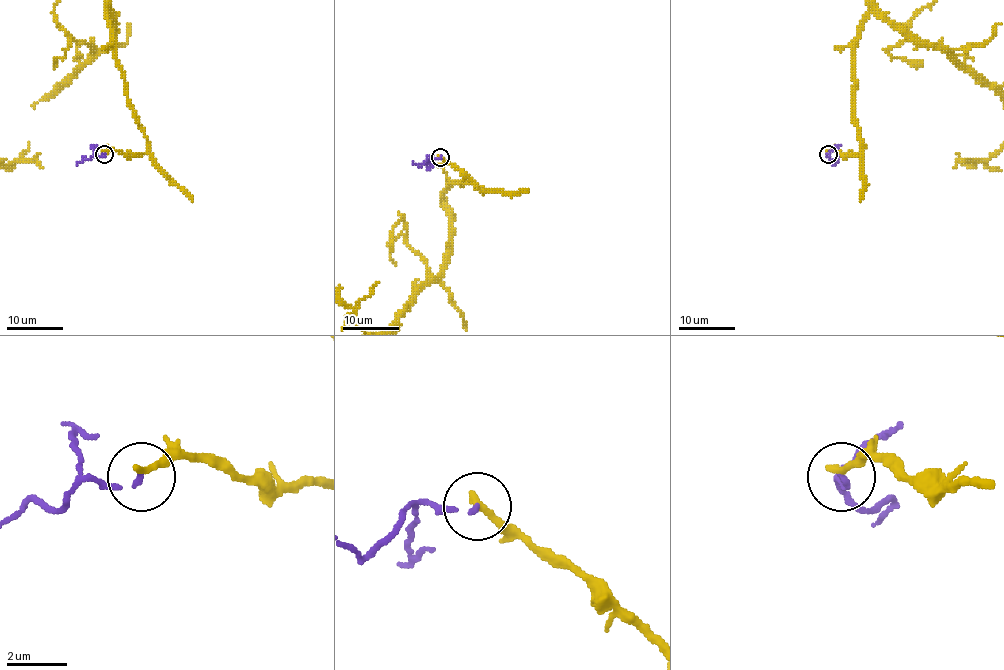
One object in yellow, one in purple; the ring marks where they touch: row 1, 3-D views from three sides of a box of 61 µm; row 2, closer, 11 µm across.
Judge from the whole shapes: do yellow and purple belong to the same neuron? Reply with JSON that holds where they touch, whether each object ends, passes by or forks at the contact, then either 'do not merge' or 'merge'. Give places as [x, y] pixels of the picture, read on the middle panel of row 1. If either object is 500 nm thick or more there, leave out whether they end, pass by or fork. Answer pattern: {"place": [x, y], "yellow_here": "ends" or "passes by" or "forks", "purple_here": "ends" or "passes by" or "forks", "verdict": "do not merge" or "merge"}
{"place": [440, 157], "yellow_here": "ends", "purple_here": "ends", "verdict": "do not merge"}

